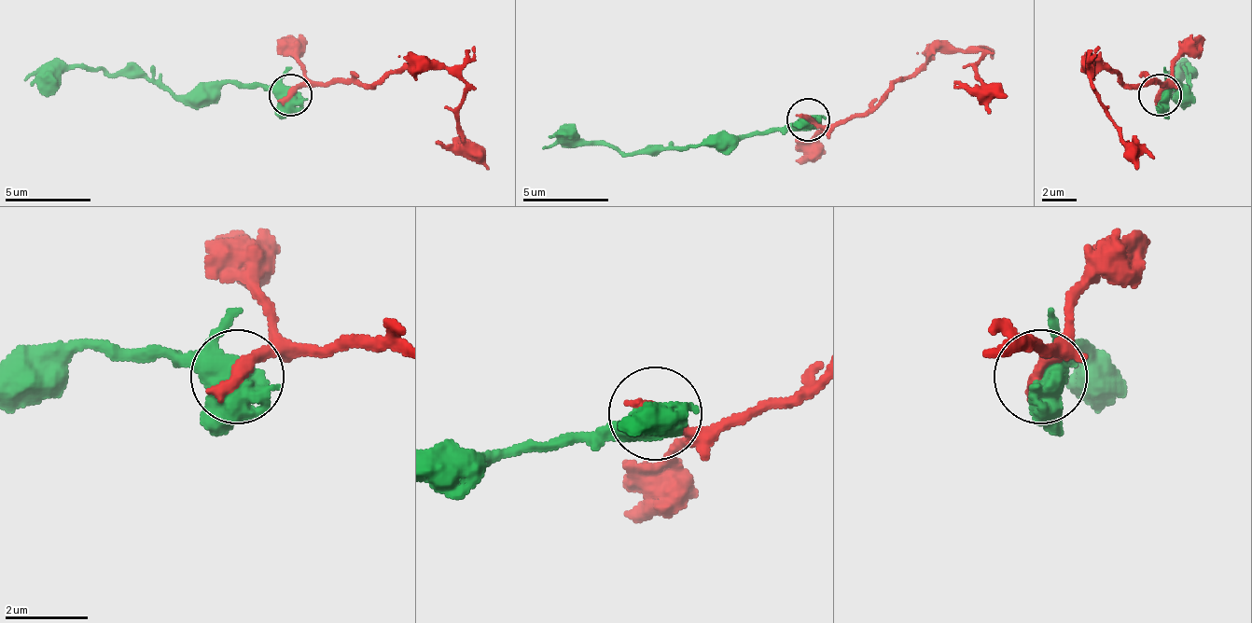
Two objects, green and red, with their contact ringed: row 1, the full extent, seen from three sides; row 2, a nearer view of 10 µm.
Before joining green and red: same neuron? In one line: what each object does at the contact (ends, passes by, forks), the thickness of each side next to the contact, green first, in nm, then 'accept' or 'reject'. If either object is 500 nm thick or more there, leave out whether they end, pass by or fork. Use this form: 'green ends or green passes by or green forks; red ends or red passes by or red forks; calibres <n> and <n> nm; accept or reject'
calibres 550 and 380 nm; reject

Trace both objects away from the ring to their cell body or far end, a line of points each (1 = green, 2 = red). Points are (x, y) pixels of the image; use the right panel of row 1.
1: (1159, 96), (1172, 83), (1176, 83), (1185, 96), (1193, 75), (1185, 65), (1176, 87)
2: (1159, 96), (1167, 87), (1159, 83), (1124, 83), (1091, 65), (1091, 83), (1120, 143), (1137, 169)

